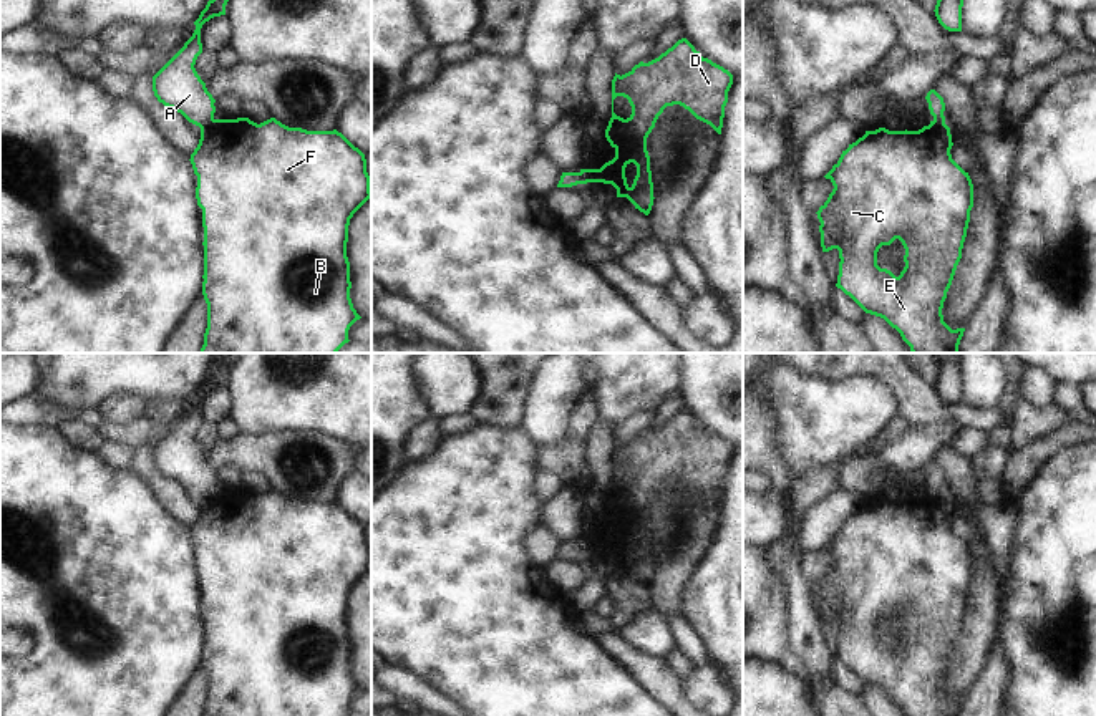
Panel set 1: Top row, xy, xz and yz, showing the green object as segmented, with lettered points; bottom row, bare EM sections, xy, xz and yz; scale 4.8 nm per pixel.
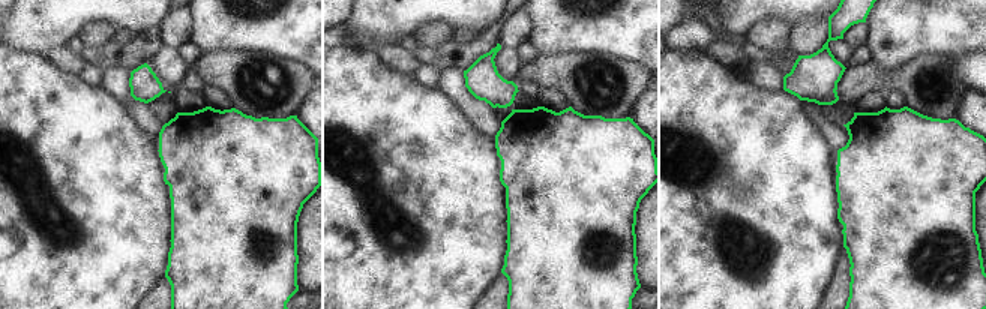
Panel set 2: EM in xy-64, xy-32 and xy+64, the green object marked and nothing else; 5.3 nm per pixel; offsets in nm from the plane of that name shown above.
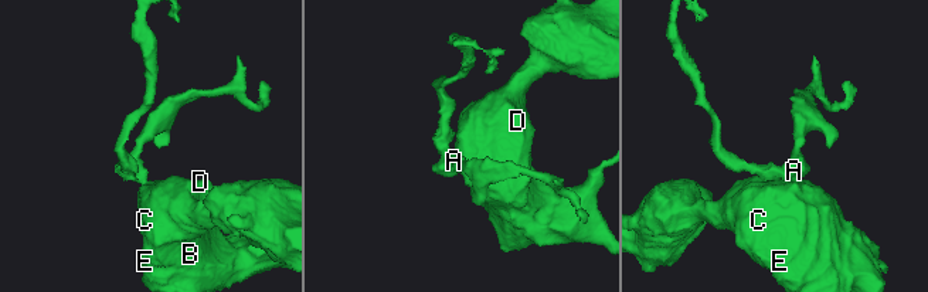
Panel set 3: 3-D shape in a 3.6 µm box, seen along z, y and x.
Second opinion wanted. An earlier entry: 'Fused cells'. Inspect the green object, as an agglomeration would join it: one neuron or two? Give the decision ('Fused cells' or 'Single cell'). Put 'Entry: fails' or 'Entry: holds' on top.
Entry: holds
Fused cells.

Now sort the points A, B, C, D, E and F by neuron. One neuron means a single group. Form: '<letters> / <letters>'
A / B C D E F

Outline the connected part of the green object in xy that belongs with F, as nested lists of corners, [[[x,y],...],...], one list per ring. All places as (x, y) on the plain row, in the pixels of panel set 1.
[[[249,489],[214,491],[201,497],[201,510],[191,525],[191,535],[197,547],[196,570],[202,580],[204,598],[204,653],[202,666],[207,675],[207,699],[204,716],[345,716],[350,698],[361,688],[350,670],[350,633],[347,628],[348,597],[353,585],[371,568],[370,547],[365,525],[355,519],[342,504],[307,502],[289,499],[270,489],[260,496]]]

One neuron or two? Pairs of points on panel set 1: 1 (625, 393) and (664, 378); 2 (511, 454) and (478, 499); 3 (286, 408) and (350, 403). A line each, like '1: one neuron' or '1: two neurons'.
1: one neuron
2: one neuron
3: one neuron

